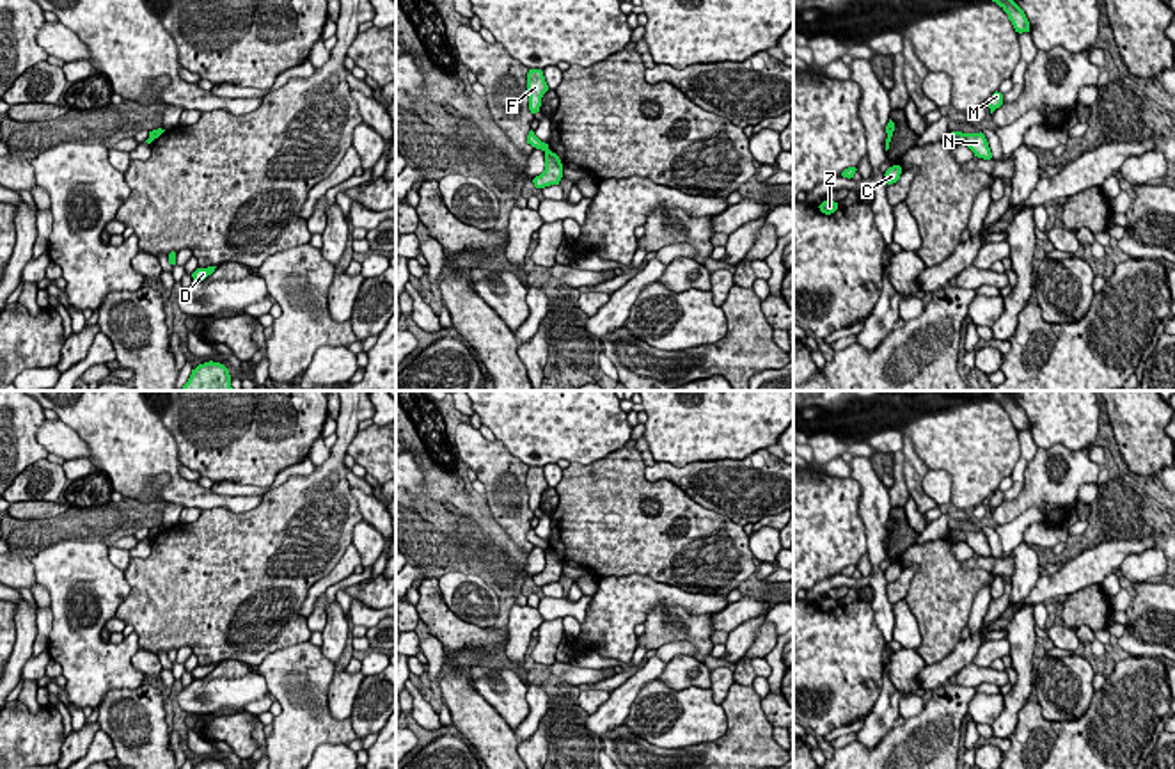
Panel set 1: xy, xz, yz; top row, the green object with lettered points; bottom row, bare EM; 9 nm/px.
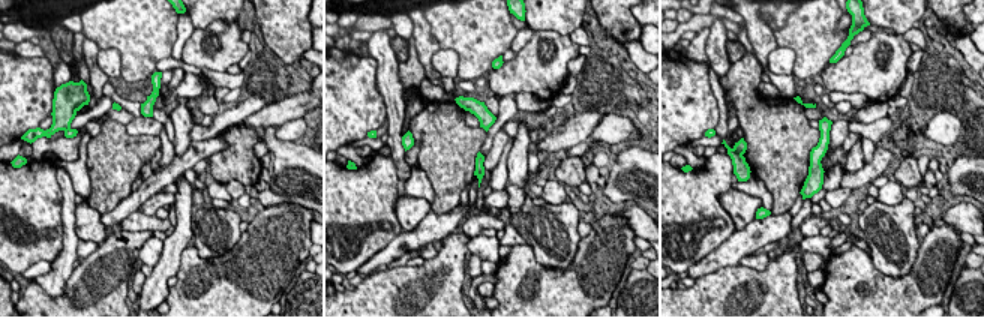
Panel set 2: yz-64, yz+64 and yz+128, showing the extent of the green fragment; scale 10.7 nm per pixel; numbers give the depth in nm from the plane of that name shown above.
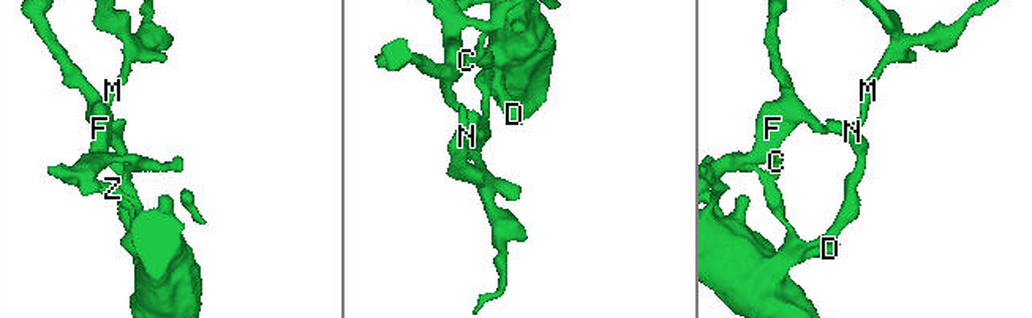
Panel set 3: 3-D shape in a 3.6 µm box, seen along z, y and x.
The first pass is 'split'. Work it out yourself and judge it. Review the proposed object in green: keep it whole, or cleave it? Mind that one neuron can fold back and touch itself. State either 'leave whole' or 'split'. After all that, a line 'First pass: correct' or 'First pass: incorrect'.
split
First pass: correct

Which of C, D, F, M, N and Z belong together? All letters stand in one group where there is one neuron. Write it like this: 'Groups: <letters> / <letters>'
Groups: C F / D M N Z

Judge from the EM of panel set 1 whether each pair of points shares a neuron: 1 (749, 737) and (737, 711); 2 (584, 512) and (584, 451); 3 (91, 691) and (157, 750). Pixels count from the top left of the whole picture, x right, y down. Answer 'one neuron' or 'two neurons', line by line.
1: one neuron
2: two neurons
3: two neurons

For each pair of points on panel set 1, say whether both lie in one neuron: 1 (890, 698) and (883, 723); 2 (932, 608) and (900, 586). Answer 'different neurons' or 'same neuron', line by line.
1: same neuron
2: different neurons

